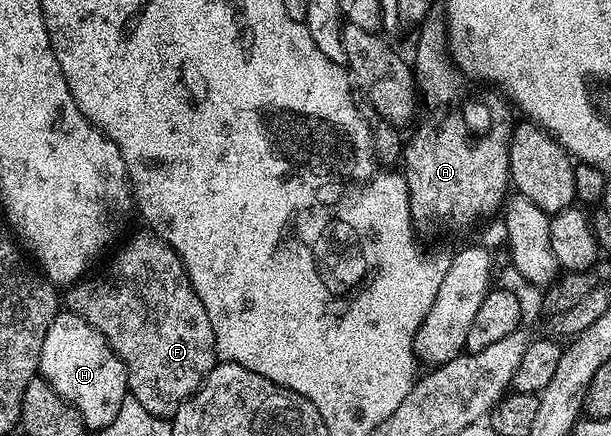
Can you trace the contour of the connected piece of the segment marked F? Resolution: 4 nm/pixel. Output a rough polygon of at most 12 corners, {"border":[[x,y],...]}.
{"border":[[136,235],[67,310],[171,417],[218,362],[178,253]]}

